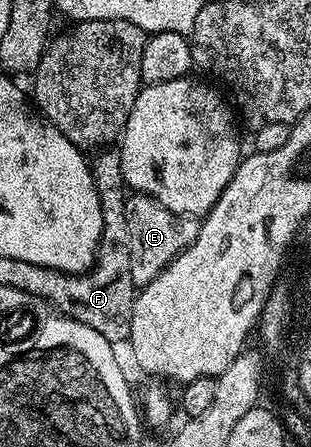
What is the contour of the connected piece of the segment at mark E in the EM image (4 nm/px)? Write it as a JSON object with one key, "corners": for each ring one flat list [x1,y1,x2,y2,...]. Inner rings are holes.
{"corners":[[133,193,125,200,131,277,134,284,144,285,165,270,166,265,197,239,201,219,191,215,176,215,171,209,159,205,148,195]]}

